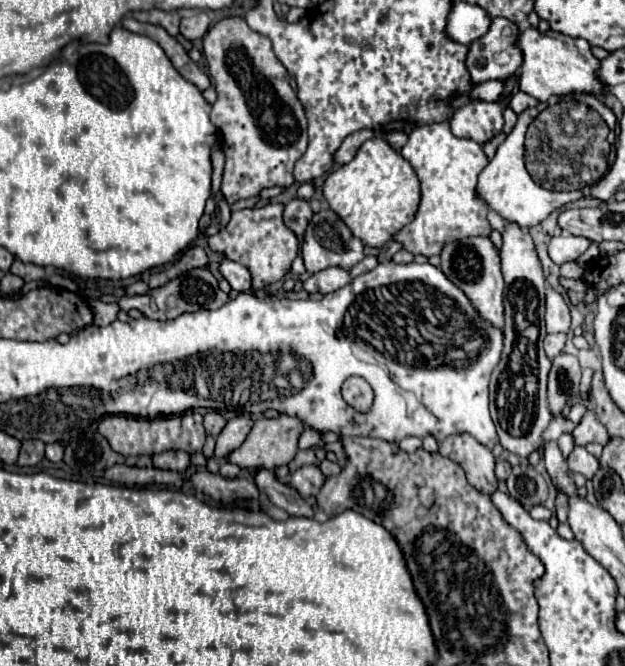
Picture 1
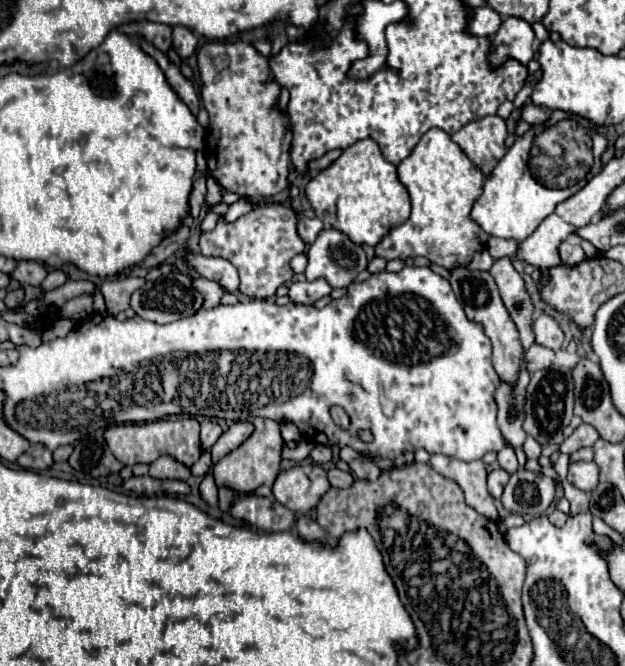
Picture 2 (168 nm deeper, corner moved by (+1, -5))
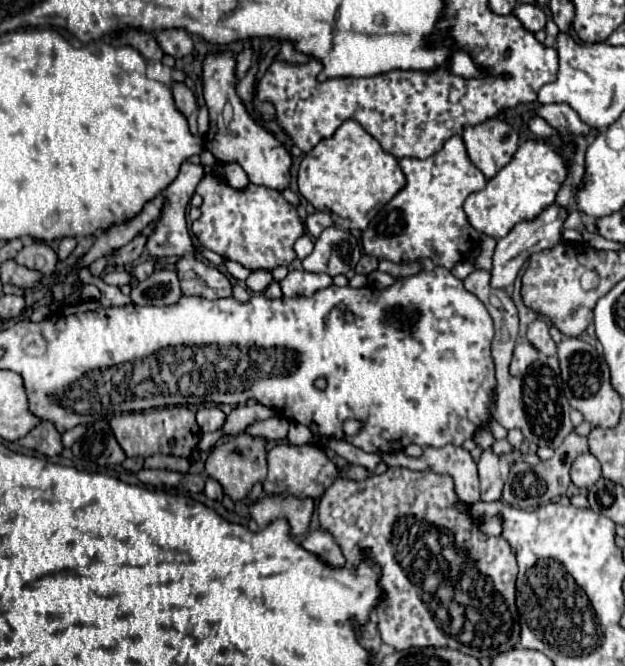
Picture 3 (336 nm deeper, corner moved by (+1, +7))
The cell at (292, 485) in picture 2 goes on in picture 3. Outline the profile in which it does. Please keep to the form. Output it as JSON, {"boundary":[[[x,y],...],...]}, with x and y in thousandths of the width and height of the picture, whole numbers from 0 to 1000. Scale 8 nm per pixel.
{"boundary":[[[443,667],[440,673],[427,676],[427,703],[430,703],[430,712],[421,724],[421,739],[472,745],[472,748],[514,748],[514,742],[542,715],[539,700],[523,688],[520,676],[498,667],[488,667],[488,670]]]}

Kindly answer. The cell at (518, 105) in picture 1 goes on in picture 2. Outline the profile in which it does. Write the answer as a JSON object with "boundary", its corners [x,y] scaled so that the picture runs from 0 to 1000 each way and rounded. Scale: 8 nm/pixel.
{"boundary":[[[843,153],[837,162],[834,162],[834,177],[846,186],[869,186],[875,177],[878,177],[882,165],[872,162],[872,159],[856,159],[850,153]]]}

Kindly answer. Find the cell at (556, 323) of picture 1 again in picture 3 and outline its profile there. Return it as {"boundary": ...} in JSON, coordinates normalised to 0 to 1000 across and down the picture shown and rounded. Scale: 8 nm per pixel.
{"boundary":[[[856,480],[850,489],[846,489],[846,498],[843,498],[843,514],[850,520],[856,520],[866,532],[872,535],[885,535],[888,532],[888,514],[882,511],[878,505],[878,489],[869,483],[869,480]]]}

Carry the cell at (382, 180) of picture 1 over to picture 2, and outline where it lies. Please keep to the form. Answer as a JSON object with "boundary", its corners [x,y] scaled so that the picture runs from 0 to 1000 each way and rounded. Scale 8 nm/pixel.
{"boundary":[[[587,207],[552,222],[549,231],[491,276],[491,300],[520,339],[555,351],[568,366],[603,369],[629,339],[654,330],[658,300],[651,282],[635,267],[635,249],[619,243],[606,219]]]}

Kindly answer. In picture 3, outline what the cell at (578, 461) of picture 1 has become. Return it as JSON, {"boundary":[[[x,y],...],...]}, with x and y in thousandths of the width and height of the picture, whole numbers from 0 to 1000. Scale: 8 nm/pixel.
{"boundary":[[[930,682],[914,703],[914,721],[923,733],[942,733],[962,718],[962,697],[949,682]]]}

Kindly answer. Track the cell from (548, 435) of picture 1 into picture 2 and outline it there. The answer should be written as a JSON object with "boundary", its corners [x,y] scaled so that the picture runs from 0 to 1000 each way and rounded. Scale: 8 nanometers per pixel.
{"boundary":[[[843,658],[840,667],[837,667],[837,676],[840,676],[843,688],[850,688],[850,691],[859,691],[866,685],[866,673],[869,670],[859,661],[853,661],[853,658]]]}

